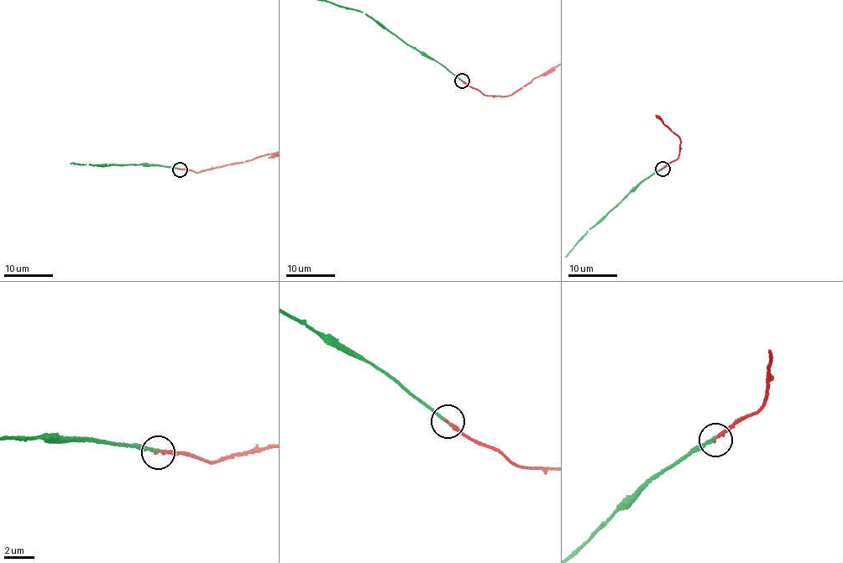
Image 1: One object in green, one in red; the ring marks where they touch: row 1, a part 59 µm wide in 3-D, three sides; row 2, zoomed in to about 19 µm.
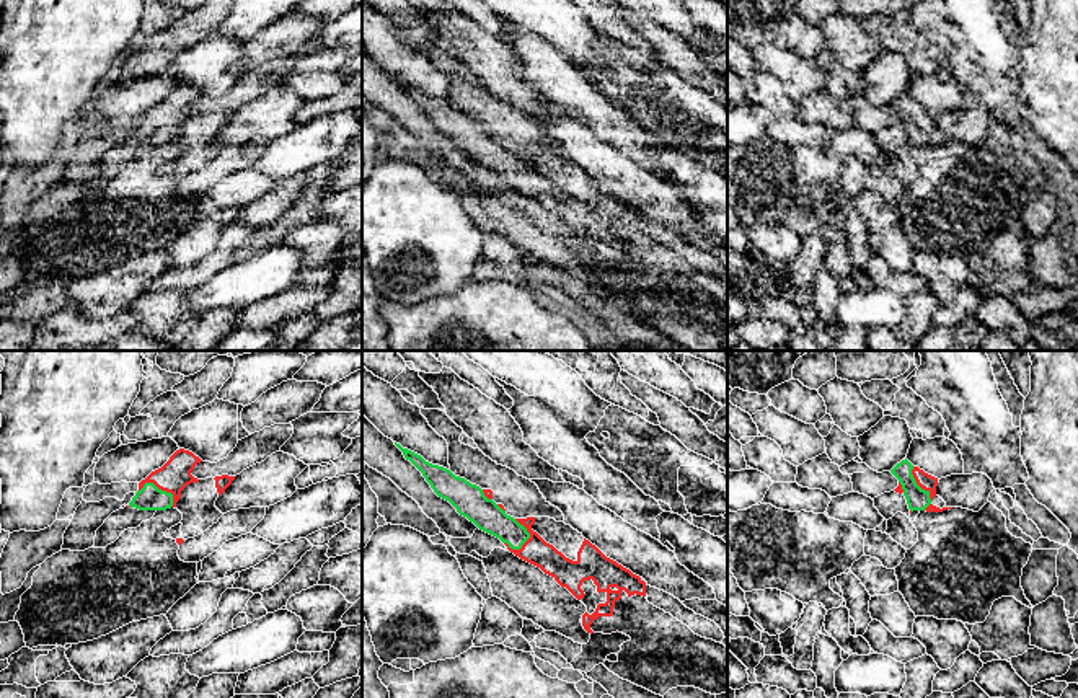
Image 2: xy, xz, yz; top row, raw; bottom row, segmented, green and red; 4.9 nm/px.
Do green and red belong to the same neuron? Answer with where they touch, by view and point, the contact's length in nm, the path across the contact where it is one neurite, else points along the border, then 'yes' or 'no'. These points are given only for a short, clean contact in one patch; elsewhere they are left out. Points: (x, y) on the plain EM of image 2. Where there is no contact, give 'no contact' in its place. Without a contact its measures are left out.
contact xz (529, 168); length 160 nm; yes

